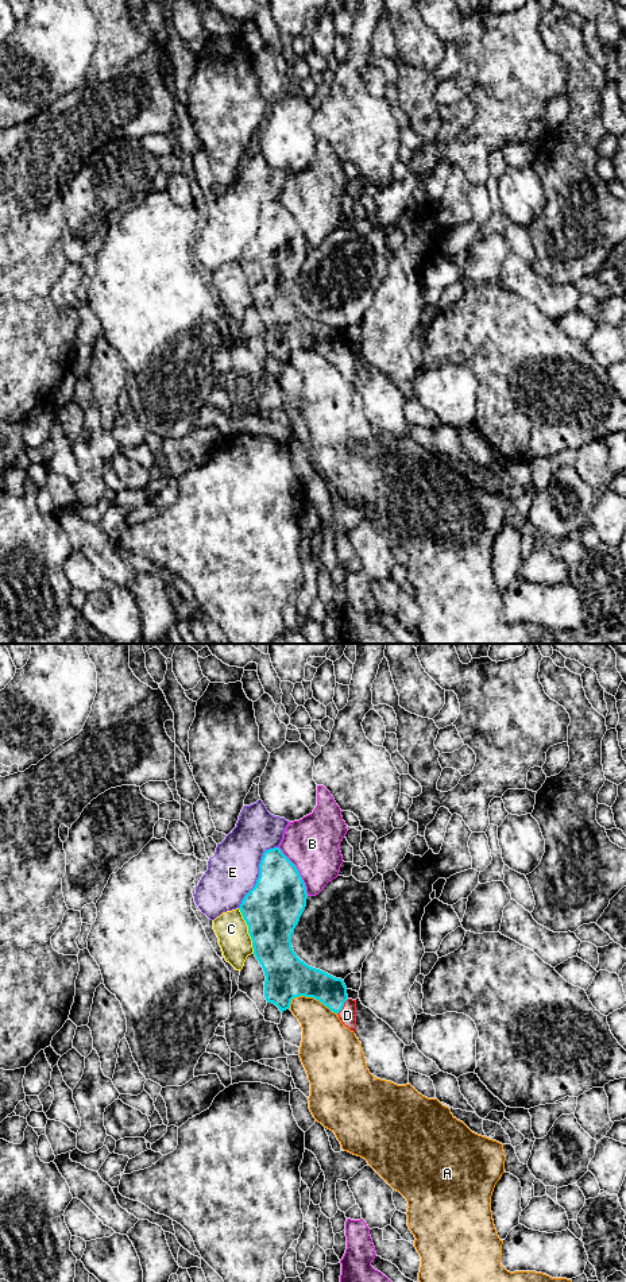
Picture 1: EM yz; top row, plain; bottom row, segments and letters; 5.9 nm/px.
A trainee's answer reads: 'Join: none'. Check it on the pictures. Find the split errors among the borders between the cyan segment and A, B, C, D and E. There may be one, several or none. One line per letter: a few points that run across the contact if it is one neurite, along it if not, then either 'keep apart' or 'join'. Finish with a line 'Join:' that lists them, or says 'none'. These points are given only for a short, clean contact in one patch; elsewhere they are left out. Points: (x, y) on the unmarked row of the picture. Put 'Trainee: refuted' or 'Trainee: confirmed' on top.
Trainee: refuted
A: keep apart
B: keep apart
C: keep apart
D: yz (309, 333), (324, 339), (343, 358), (347, 367) | join
E: keep apart
Join: D

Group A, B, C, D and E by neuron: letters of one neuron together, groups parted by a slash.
A / B / C / D / E

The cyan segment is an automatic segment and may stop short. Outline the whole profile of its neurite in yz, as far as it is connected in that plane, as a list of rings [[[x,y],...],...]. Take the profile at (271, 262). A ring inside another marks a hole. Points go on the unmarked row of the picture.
[[[279,200],[266,202],[256,236],[239,259],[266,328],[264,350],[281,364],[290,360],[294,350],[313,350],[355,385],[356,352],[348,350],[344,333],[306,317],[291,300],[291,287],[306,251],[297,219]]]

